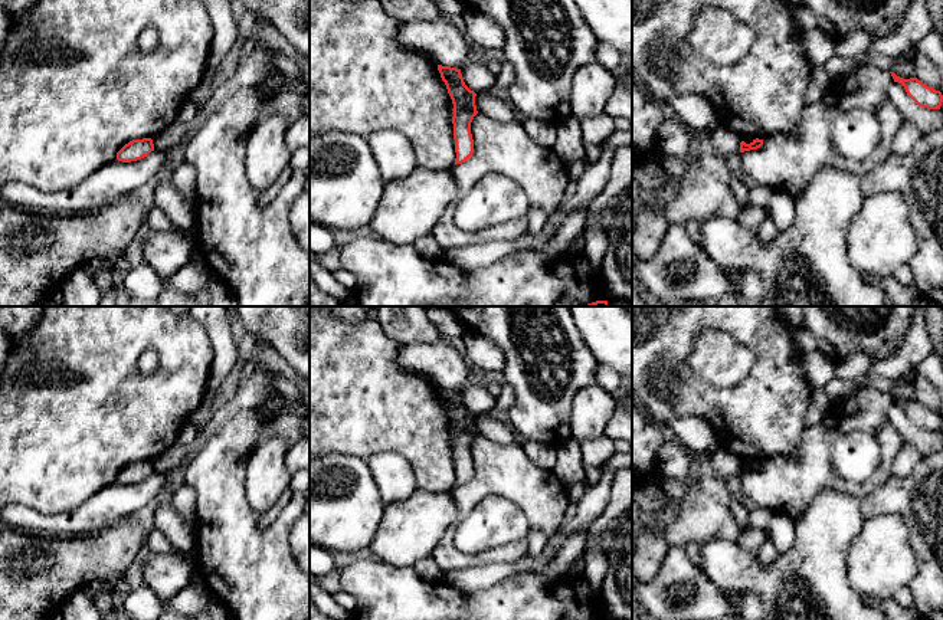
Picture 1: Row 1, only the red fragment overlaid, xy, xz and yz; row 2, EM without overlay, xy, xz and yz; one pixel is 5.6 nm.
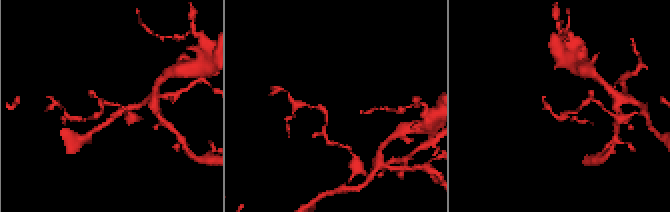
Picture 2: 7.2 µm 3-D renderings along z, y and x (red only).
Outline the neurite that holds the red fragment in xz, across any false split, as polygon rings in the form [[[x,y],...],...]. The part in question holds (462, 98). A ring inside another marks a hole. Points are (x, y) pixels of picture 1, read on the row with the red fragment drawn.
[[[438,65],[438,70],[454,104],[455,164],[462,164],[474,152],[471,122],[478,114],[475,105],[477,94],[465,85],[461,69]]]

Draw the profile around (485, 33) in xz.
[[[466,10],[462,19],[468,37],[478,49],[502,49],[505,46],[505,32],[497,22],[475,10]]]

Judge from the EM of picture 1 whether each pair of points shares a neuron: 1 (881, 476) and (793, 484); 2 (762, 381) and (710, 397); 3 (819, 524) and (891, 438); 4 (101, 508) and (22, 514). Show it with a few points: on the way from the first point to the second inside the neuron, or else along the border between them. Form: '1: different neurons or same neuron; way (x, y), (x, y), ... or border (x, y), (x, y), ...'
1: same neuron; way (860, 486), (815, 482)
2: same neuron; way (749, 394), (746, 397), (723, 397)
3: different neurons; border (860, 499), (844, 492), (822, 489), (812, 501)
4: same neuron; way (81, 521), (69, 524), (42, 522)

